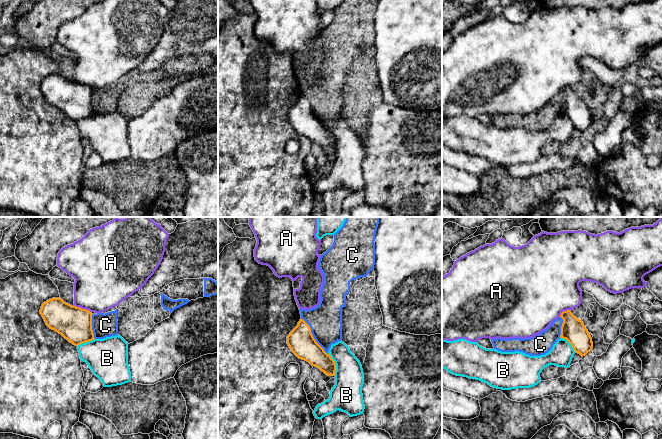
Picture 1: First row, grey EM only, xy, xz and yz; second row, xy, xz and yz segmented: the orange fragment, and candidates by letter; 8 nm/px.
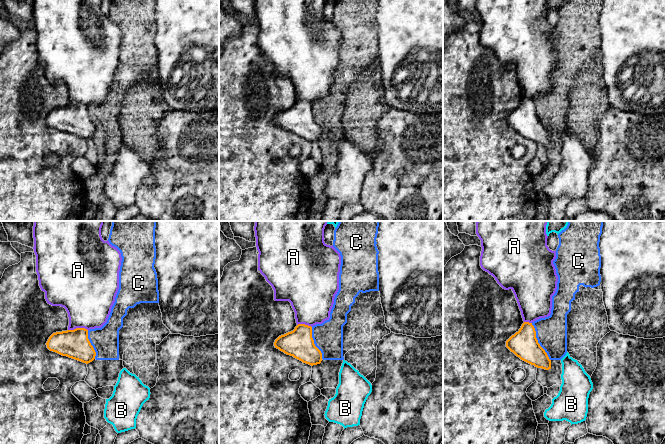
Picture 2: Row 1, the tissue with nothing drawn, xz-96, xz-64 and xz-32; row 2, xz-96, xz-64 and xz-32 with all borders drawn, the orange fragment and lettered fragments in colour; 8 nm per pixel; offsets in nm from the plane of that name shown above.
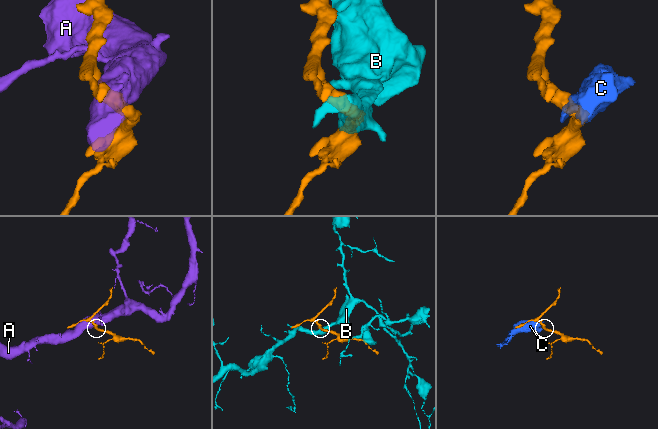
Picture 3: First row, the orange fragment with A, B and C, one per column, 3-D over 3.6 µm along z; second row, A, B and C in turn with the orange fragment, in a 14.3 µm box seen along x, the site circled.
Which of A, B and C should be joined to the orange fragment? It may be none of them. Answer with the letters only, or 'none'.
none

